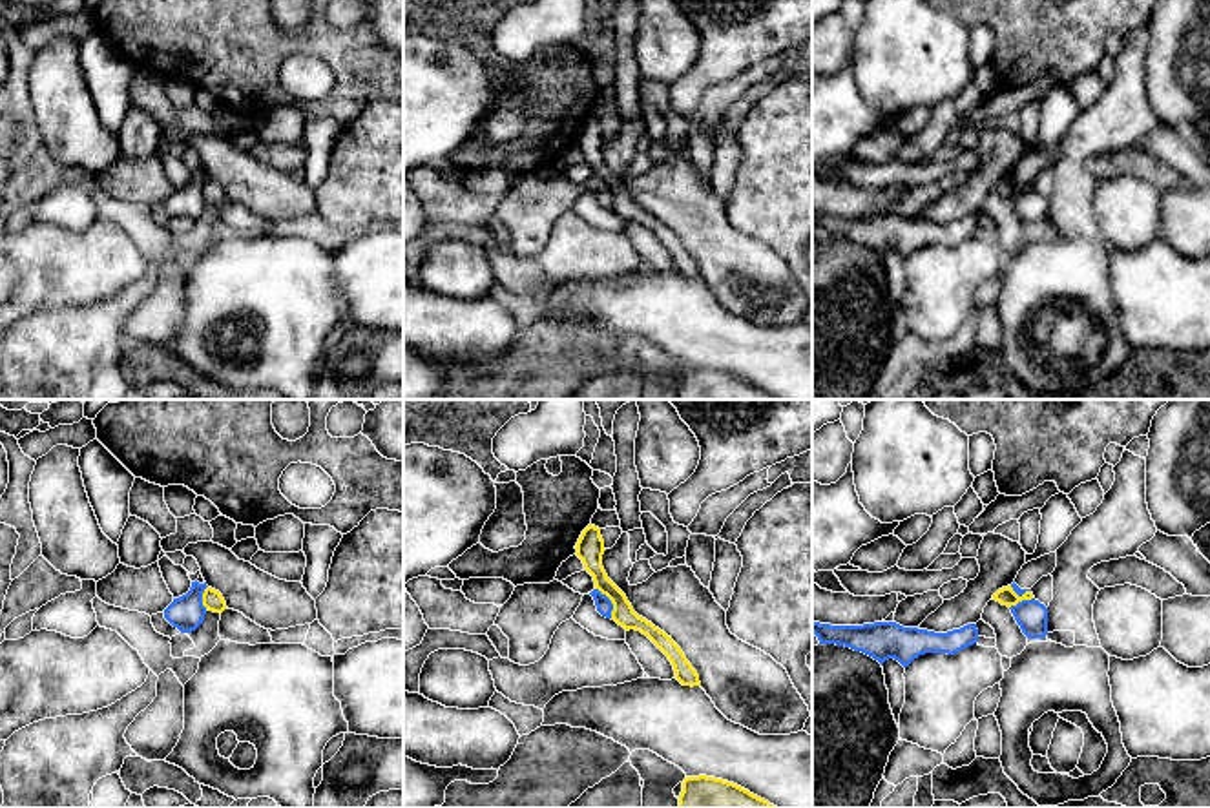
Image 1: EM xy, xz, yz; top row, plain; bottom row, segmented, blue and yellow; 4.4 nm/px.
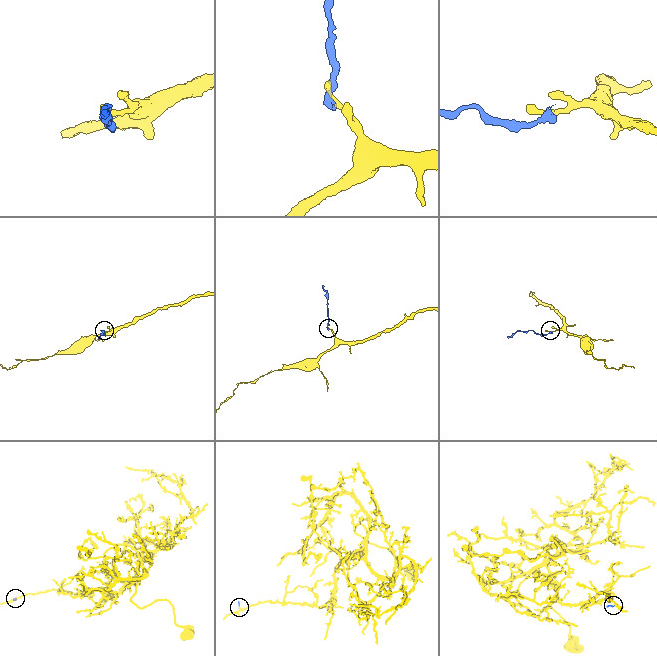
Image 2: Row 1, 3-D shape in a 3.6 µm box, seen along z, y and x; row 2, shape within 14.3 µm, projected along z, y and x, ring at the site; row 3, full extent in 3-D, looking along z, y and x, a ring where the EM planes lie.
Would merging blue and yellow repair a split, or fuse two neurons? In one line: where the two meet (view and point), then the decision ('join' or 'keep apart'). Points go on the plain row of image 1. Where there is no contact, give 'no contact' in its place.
yz (1022, 192) | keep apart

